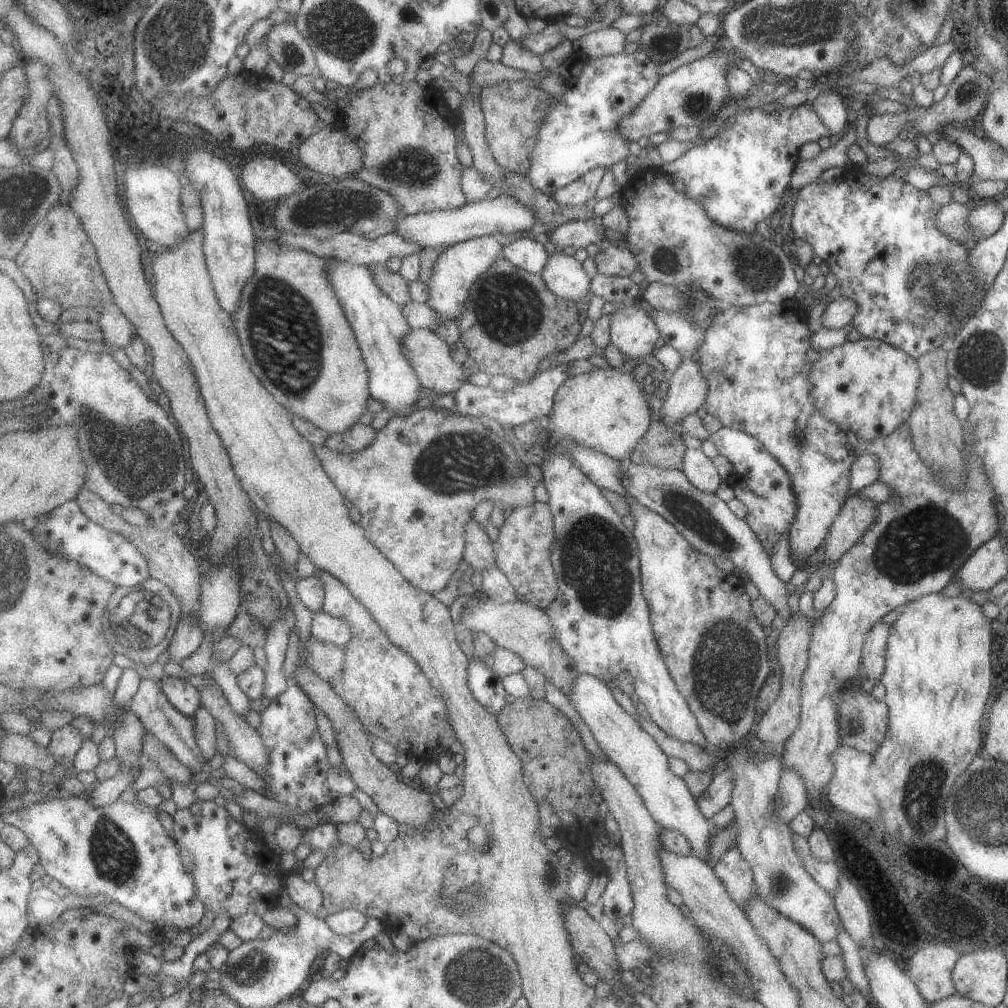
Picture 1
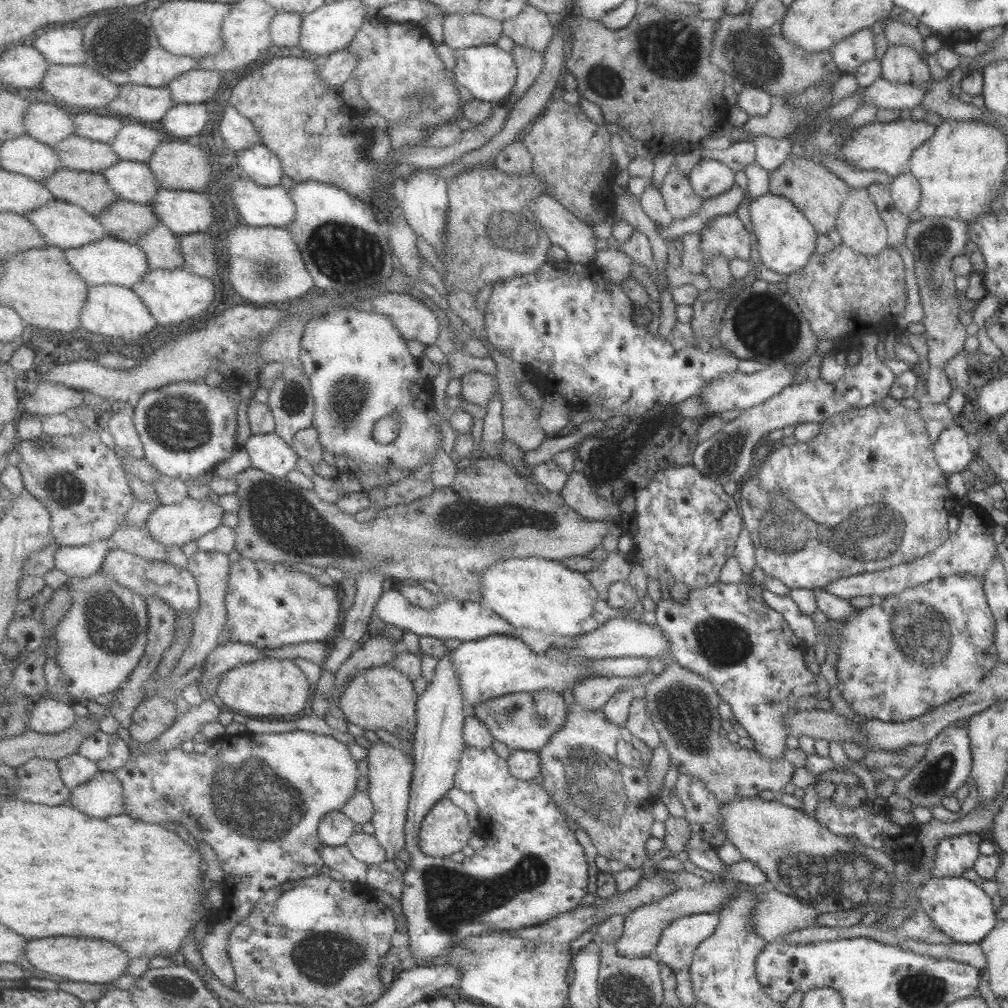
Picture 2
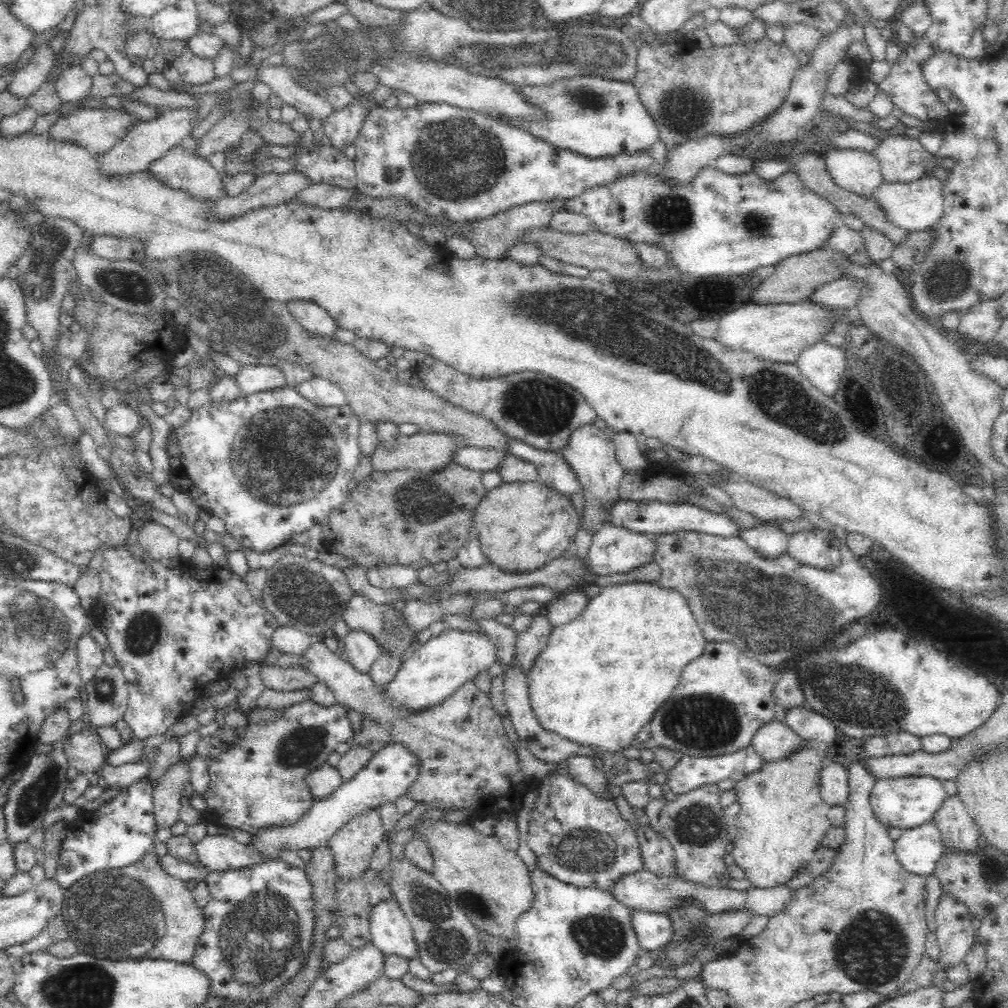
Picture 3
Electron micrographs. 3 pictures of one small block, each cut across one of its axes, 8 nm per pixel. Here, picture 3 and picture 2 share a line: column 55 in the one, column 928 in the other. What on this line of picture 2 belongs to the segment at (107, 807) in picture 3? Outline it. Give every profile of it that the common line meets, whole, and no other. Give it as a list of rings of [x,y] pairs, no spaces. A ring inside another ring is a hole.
[[[820,798],[815,811],[815,817],[822,826],[826,826],[830,832],[838,834],[846,838],[856,838],[862,844],[881,848],[887,856],[893,858],[895,862],[909,863],[913,869],[909,872],[910,882],[914,886],[922,886],[926,881],[938,877],[960,877],[964,872],[969,871],[975,866],[975,861],[979,858],[980,842],[985,837],[979,833],[960,834],[960,836],[948,836],[940,840],[938,848],[936,848],[936,856],[934,867],[930,870],[930,874],[922,872],[922,857],[924,856],[924,848],[918,840],[918,824],[908,824],[901,827],[894,824],[888,815],[889,808],[885,808],[885,814],[871,813],[868,811],[866,803],[862,803],[859,807],[851,807],[842,804],[836,804],[833,798]]]

